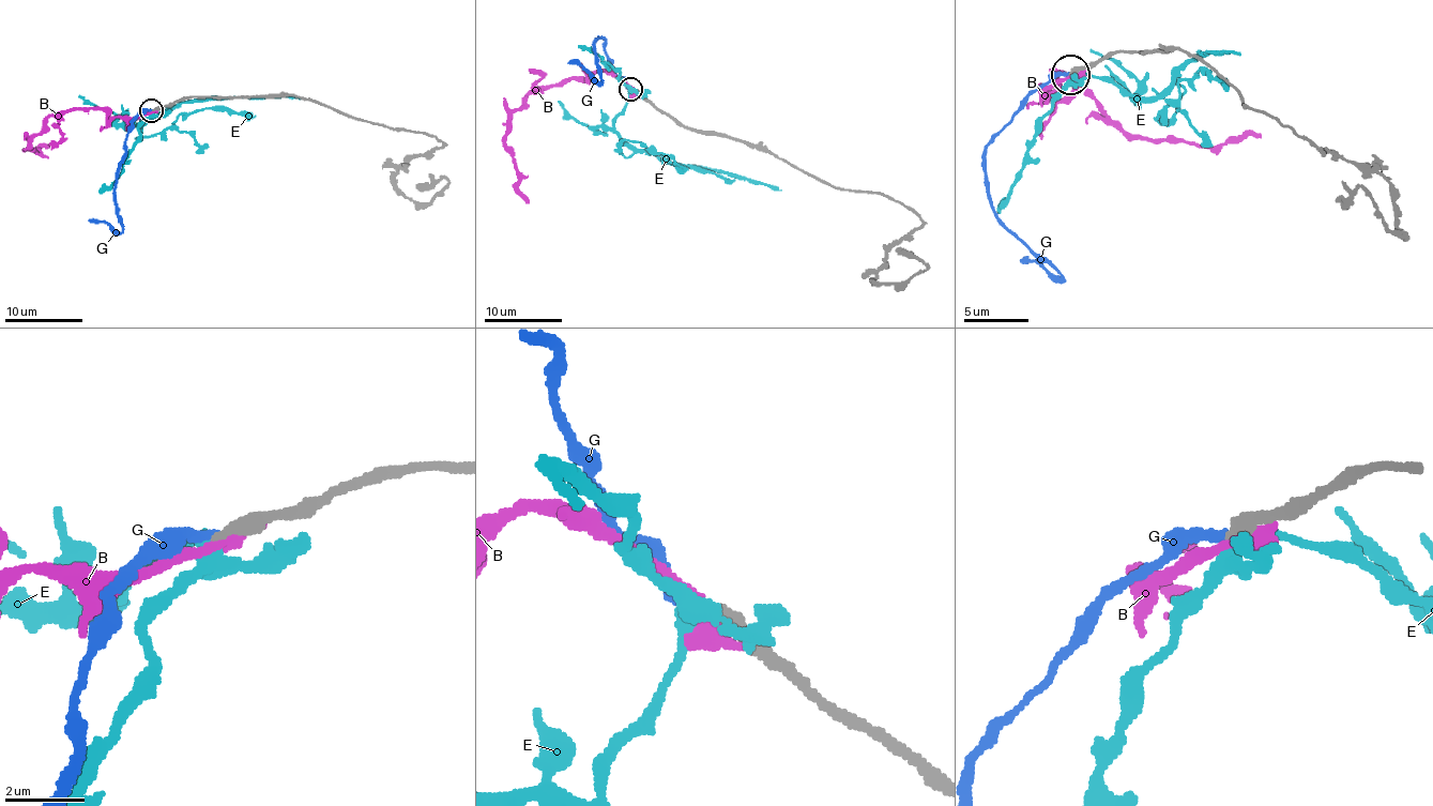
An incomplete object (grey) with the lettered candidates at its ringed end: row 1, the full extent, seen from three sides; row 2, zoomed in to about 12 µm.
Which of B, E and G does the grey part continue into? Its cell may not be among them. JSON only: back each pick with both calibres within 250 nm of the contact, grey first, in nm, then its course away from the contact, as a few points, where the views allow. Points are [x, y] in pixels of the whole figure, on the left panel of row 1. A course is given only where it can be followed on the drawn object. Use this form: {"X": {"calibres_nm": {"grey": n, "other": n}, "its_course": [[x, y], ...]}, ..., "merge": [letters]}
{"merge": []}

